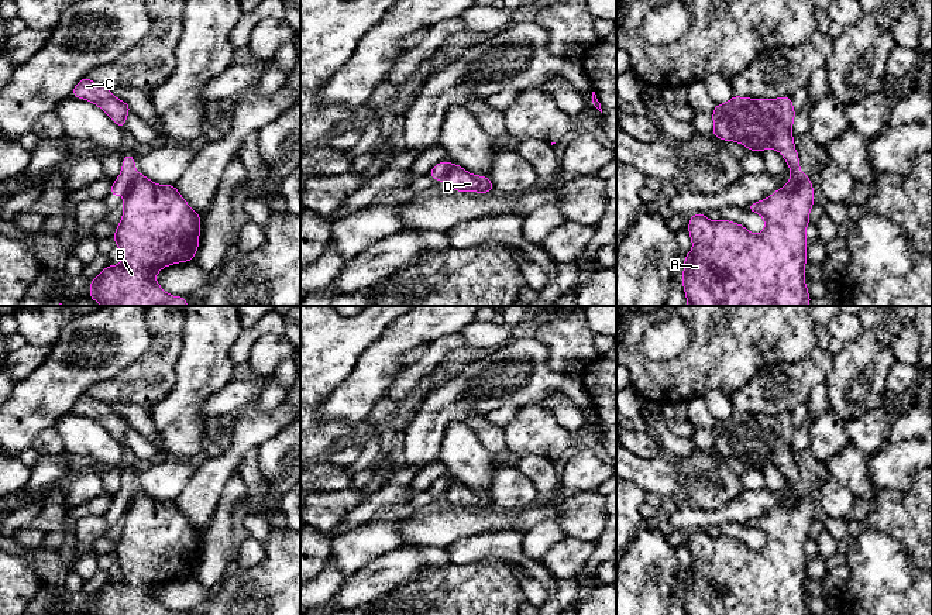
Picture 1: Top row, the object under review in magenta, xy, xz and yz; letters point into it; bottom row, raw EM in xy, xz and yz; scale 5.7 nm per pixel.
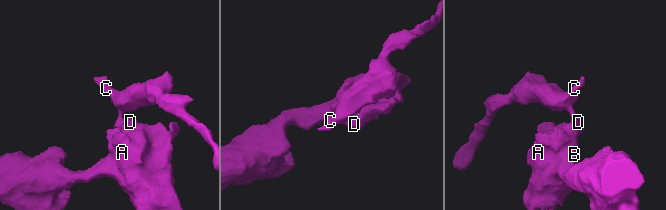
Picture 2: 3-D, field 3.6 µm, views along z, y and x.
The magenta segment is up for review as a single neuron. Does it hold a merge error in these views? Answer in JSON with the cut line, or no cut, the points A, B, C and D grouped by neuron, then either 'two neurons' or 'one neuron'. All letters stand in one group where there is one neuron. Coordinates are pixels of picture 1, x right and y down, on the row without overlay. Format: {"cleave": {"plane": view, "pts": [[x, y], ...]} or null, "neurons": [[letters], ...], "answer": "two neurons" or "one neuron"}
{"cleave": {"plane": "xy", "pts": [[136, 487], [130, 504], [124, 509]]}, "neurons": [["A", "B", "D"], ["C"]], "answer": "two neurons"}

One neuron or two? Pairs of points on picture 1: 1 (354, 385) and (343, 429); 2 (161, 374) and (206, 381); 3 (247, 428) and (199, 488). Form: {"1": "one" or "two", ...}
{"1": "two", "2": "two", "3": "one"}

